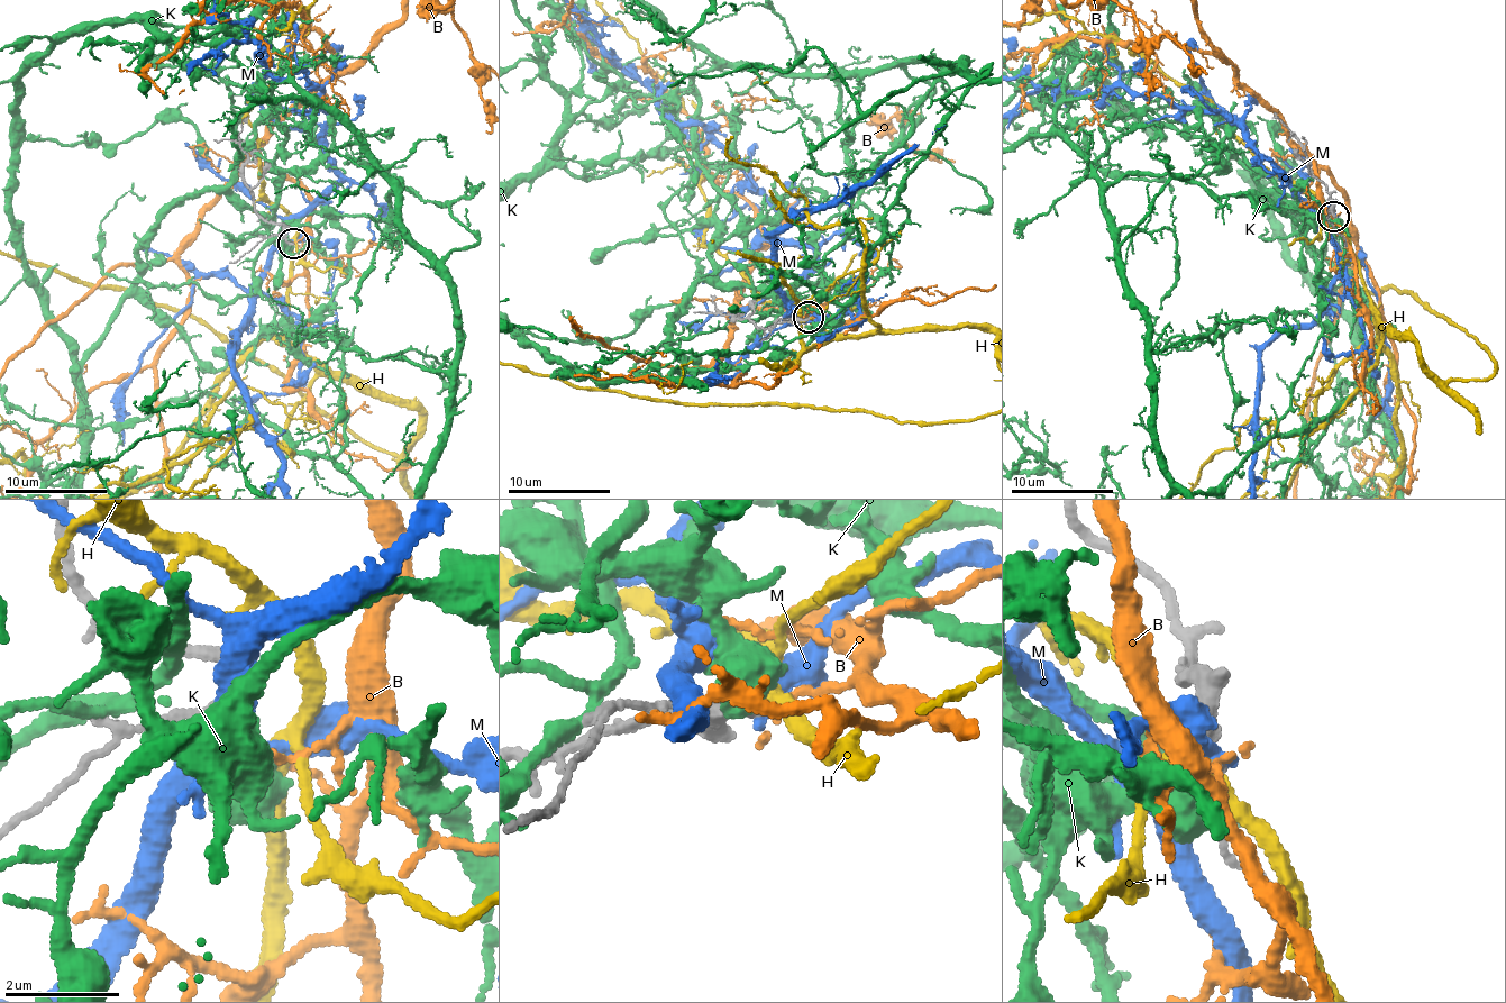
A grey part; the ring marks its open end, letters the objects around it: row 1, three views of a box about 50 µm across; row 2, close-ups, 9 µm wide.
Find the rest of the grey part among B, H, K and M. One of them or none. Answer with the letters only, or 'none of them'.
none of them

